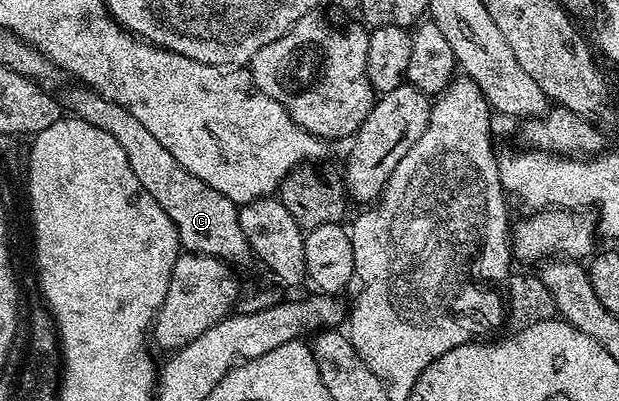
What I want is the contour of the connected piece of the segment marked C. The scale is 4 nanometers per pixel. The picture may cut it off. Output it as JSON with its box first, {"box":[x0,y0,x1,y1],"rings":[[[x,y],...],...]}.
{"box":[59,84,250,264],"rings":[[[73,84],[70,90],[59,94],[59,101],[72,117],[115,136],[119,148],[123,148],[127,156],[127,164],[131,164],[131,172],[139,176],[139,184],[151,192],[155,204],[171,216],[171,224],[177,226],[177,241],[188,253],[206,254],[230,264],[238,264],[250,257],[248,240],[239,224],[238,203],[227,200],[227,196],[203,184],[199,176],[191,176],[191,172],[187,172],[187,168],[183,168],[179,160],[175,160],[175,156],[171,156],[151,132],[147,132],[147,127],[127,112],[127,108],[79,84]]]}

